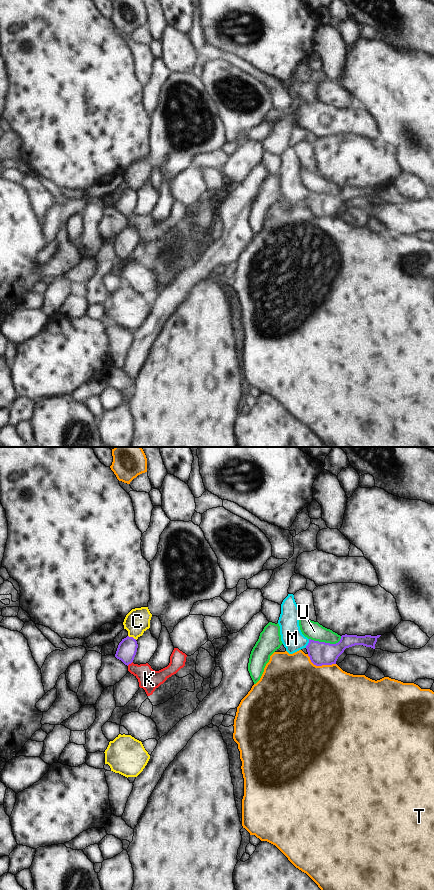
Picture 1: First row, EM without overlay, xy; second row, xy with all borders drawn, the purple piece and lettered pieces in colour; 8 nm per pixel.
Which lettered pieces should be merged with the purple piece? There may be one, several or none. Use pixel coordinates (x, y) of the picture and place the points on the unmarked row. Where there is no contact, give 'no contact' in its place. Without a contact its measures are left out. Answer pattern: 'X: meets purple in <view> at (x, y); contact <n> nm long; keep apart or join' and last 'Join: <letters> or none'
C: meets purple in xy at (132, 189); contact 80 nm long; keep apart
K: meets purple in xy at (129, 215); contact 60 nm long; keep apart
M: meets purple in xy at (308, 195); contact 80 nm long; join
T: meets purple in xy at (320, 217); contact 240 nm long; keep apart
U: meets purple in xy at (326, 195); contact 260 nm long; keep apart
Join: M

